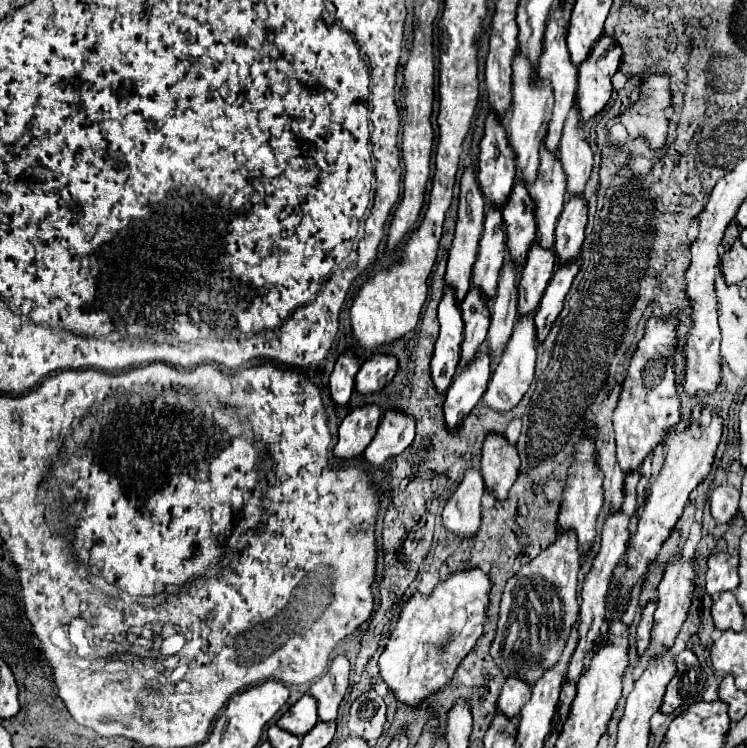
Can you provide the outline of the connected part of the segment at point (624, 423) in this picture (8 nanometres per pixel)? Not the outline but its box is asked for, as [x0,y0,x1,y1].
[614,318,680,476]

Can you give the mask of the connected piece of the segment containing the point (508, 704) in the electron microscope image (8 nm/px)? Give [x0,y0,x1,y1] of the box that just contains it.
[498,678,530,718]

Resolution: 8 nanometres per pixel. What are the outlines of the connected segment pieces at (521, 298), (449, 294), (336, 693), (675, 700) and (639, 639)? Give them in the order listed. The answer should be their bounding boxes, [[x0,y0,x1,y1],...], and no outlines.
[[518,242,556,314],[432,288,462,392],[308,656,350,722],[660,648,706,714],[636,602,656,656]]

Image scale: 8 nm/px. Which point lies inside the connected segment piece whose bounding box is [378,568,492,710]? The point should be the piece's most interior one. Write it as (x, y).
(434, 632)

